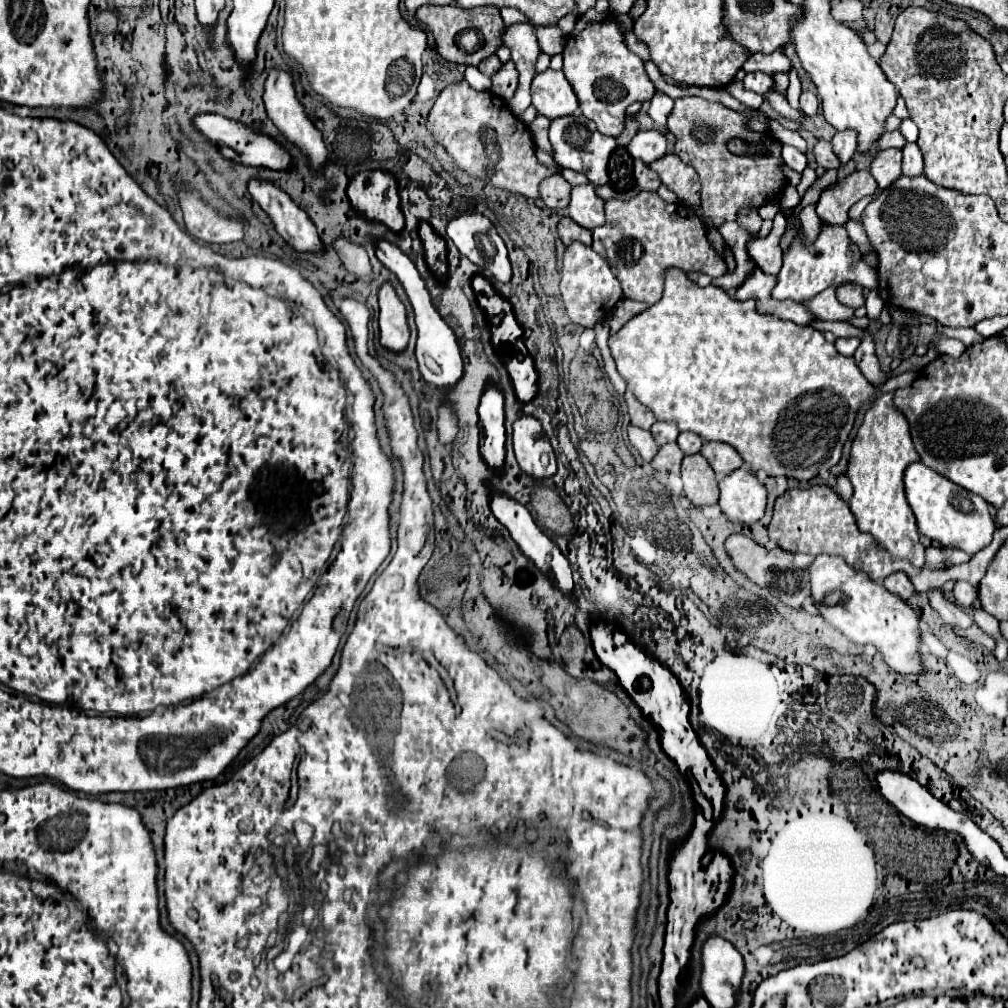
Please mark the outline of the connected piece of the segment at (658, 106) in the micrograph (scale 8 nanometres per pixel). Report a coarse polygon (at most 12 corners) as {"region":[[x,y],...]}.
{"region":[[657,92],[651,98],[649,116],[665,126],[673,110],[673,98]]}

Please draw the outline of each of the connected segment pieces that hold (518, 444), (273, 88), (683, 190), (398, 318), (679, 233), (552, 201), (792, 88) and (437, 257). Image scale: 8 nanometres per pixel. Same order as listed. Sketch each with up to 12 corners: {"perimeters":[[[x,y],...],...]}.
{"perimeters":[[[537,418],[515,420],[521,470],[543,480],[557,472],[553,448]],[[273,68],[263,102],[315,168],[329,152],[299,102],[293,74]],[[675,154],[651,162],[679,202],[699,208],[701,182]],[[389,282],[379,288],[381,346],[403,352],[407,310]],[[657,192],[607,200],[593,250],[623,296],[661,300],[665,272],[727,274],[695,210]],[[561,174],[545,178],[539,190],[547,208],[569,204],[571,184]],[[791,70],[787,100],[799,110],[801,82],[797,72]],[[421,222],[425,260],[437,278],[447,274],[445,240]]]}

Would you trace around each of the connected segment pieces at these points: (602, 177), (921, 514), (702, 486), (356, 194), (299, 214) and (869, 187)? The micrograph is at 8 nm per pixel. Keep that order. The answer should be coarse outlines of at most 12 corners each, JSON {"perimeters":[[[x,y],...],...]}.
{"perimeters":[[[581,112],[553,120],[549,140],[561,168],[609,184],[617,148]],[[915,462],[919,532],[973,556],[993,540],[981,496]],[[701,454],[683,458],[685,496],[717,504],[717,478]],[[369,170],[349,180],[351,204],[393,232],[403,228],[397,178]],[[251,178],[253,200],[297,252],[323,250],[311,218],[273,182]],[[867,170],[851,172],[817,202],[827,224],[849,222],[849,208],[877,192]]]}

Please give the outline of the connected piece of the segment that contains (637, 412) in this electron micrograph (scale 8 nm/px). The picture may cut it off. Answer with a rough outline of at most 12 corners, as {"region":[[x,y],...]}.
{"region":[[629,390],[625,400],[633,426],[649,430],[657,422]]}

